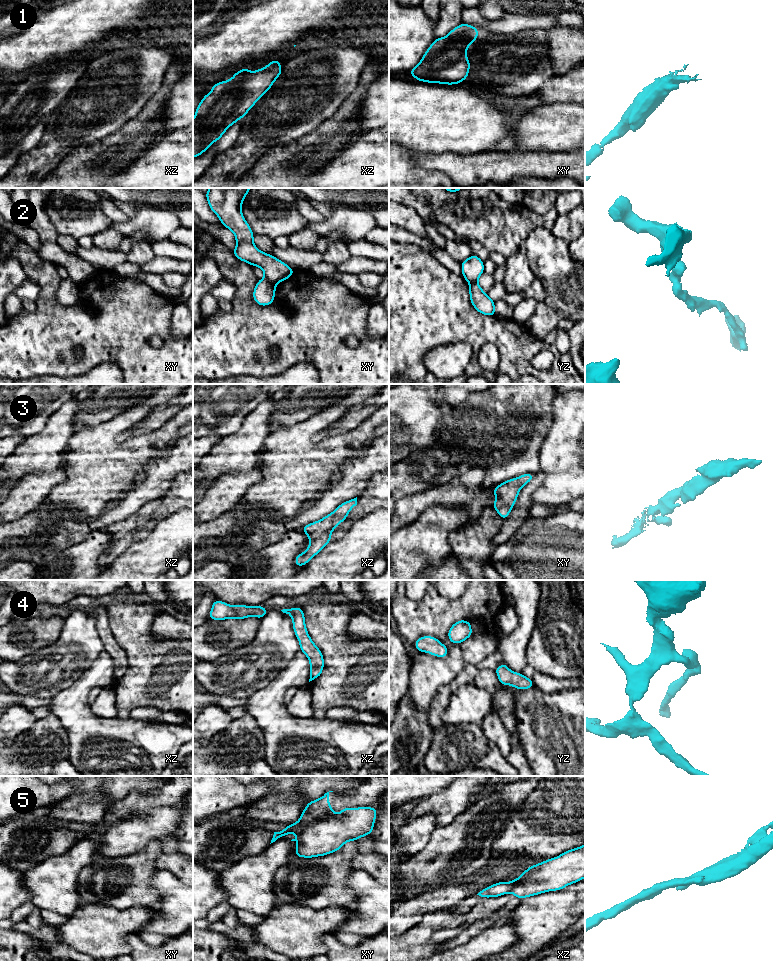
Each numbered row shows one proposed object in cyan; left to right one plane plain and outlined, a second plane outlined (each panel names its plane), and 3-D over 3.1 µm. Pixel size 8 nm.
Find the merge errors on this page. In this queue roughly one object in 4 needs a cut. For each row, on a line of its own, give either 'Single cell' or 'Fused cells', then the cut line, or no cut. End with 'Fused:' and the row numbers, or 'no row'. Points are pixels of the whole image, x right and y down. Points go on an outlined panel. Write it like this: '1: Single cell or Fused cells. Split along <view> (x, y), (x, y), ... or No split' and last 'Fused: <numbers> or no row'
1: Single cell. No split
2: Fused cells. Split along xy (265, 277), (275, 284)
3: Single cell. No split
4: Single cell. No split
5: Fused cells. Split along xy (331, 806), (322, 817), (304, 826), (296, 833)
Fused: 2, 5

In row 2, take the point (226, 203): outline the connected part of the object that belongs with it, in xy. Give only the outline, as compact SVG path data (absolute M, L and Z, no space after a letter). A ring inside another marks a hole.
M209 188L205 193L210 209L218 216L221 224L230 229L236 238L236 248L232 251L234 256L243 262L257 267L260 267L265 278L273 283L278 284L284 280L287 280L294 274L294 270L290 268L283 261L276 257L260 251L253 242L254 233L251 230L249 224L245 220L241 206L251 188Z

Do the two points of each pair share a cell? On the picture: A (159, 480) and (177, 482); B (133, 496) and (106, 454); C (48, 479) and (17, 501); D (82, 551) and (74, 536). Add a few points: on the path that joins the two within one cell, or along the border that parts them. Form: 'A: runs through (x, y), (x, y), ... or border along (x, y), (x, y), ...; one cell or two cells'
A: border along (182, 472), (171, 481), (170, 485), (160, 496); two cells
B: border along (133, 484), (123, 496); two cells
C: runs through (40, 485), (25, 498); one cell
D: border along (97, 529), (90, 532), (82, 540), (55, 551); two cells

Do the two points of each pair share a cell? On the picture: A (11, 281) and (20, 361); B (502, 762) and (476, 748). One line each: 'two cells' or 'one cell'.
A: two cells
B: one cell

